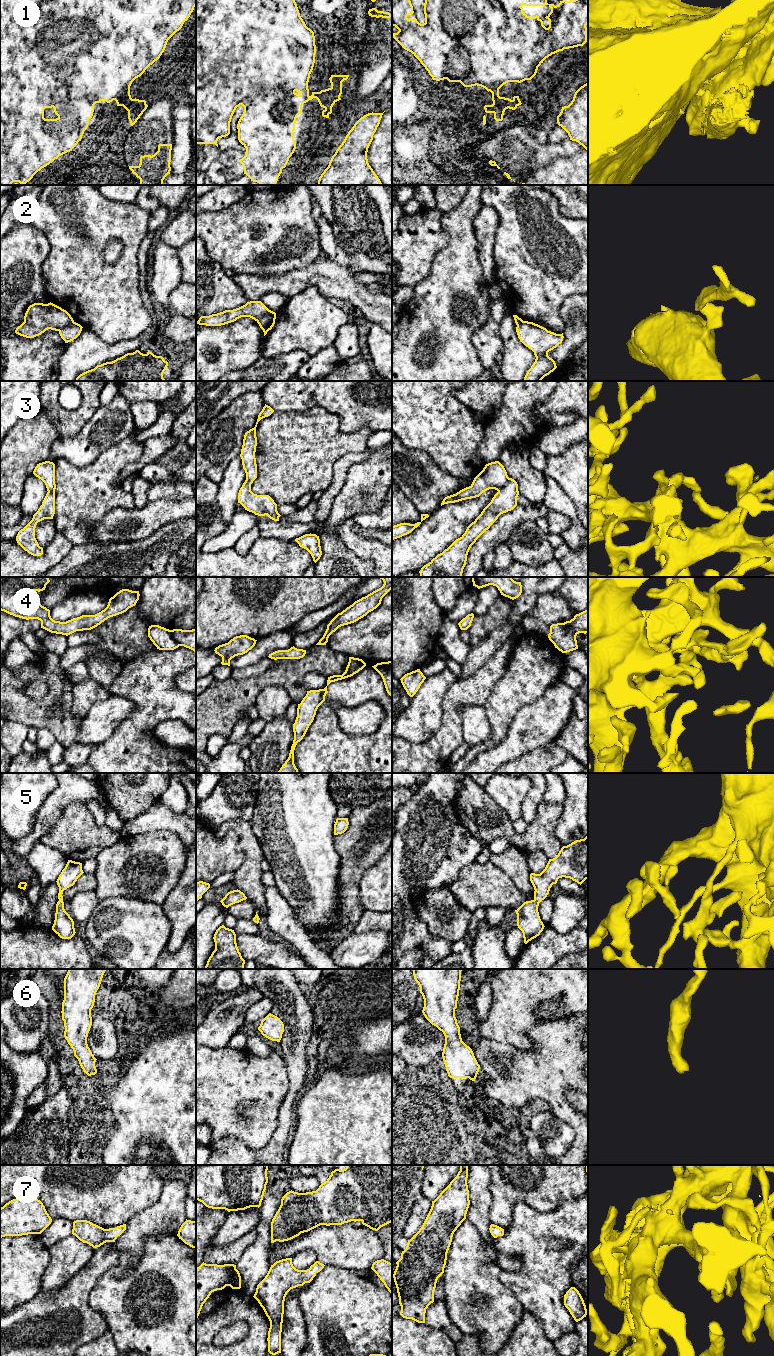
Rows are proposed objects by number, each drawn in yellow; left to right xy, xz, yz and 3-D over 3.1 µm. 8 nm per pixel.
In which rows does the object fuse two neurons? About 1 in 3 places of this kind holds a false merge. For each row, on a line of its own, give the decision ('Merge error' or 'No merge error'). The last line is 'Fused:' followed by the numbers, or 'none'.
1: Merge error
2: Merge error
3: No merge error
4: No merge error
5: No merge error
6: No merge error
7: No merge error
Fused: 1, 2

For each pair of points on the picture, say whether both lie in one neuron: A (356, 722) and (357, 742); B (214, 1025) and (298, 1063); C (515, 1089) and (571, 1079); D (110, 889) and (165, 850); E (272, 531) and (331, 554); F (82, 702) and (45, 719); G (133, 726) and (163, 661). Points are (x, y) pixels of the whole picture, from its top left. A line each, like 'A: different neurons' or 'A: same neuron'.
A: different neurons
B: different neurons
C: same neuron
D: same neuron
E: different neurons
F: different neurons
G: same neuron

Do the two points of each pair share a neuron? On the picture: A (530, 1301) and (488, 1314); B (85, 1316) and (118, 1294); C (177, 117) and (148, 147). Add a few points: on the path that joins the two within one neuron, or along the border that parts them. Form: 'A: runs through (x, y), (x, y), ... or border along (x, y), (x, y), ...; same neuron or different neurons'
A: border along (505, 1286), (514, 1294), (525, 1310); different neurons
B: border along (92, 1287), (89, 1304), (103, 1315), (108, 1329); different neurons
C: border along (174, 107), (172, 109), (173, 142), (171, 145); different neurons

